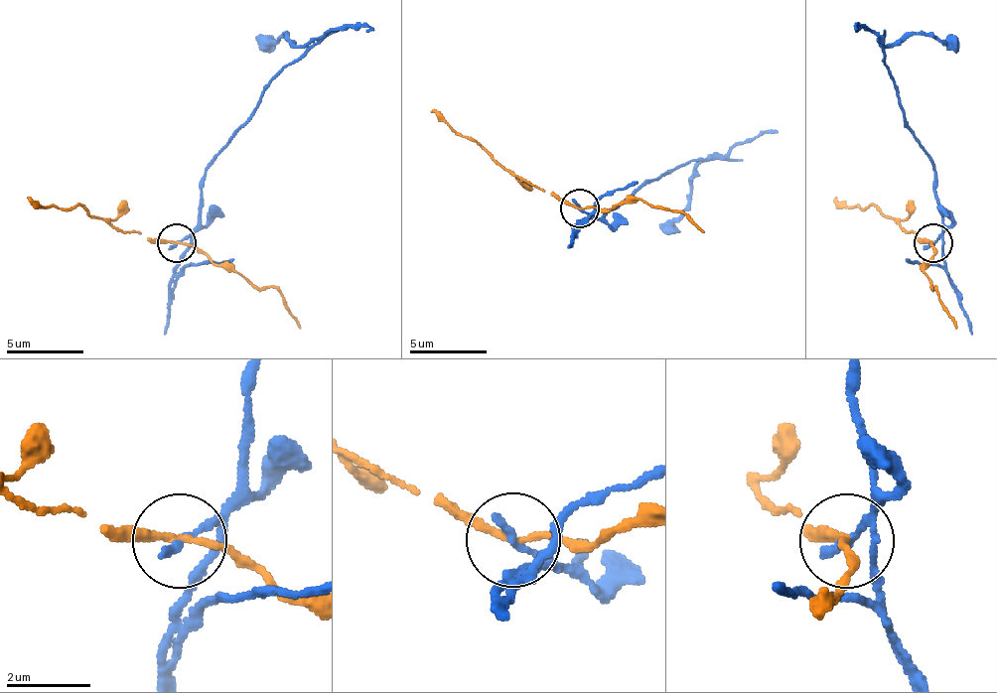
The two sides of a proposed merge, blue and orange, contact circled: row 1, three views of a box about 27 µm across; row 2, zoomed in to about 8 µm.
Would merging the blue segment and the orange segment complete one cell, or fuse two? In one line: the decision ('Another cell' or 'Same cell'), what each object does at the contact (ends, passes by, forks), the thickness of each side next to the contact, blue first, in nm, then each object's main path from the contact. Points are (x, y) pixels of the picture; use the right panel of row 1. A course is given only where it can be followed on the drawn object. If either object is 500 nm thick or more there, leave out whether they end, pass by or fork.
Another cell. At the ring blue ends. At the ring orange passes by. Thickness 220 nm (blue) against 150 nm. Course of blue: (933, 244), (941, 220), (933, 159), (907, 124), (883, 51), (907, 35), (929, 35), (957, 51). Course of orange: (933, 244), (925, 244), (872, 206), (864, 209), (833, 198)

